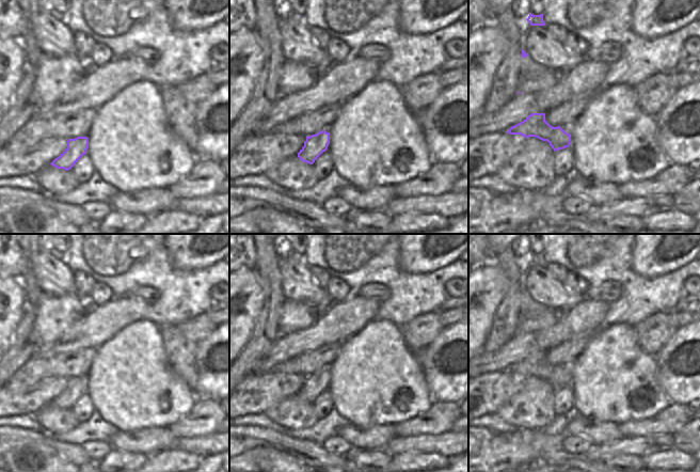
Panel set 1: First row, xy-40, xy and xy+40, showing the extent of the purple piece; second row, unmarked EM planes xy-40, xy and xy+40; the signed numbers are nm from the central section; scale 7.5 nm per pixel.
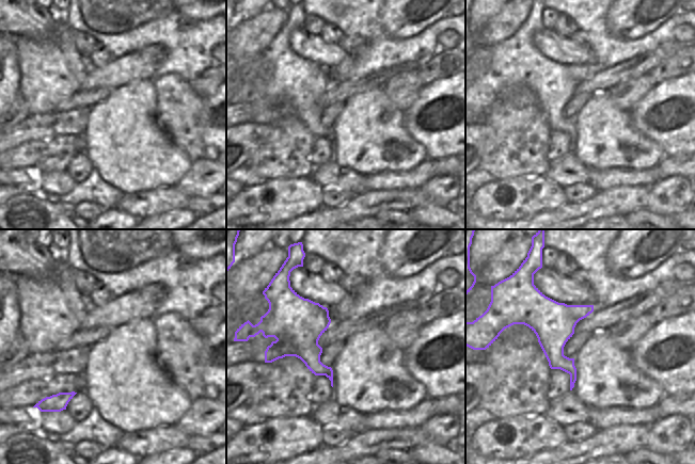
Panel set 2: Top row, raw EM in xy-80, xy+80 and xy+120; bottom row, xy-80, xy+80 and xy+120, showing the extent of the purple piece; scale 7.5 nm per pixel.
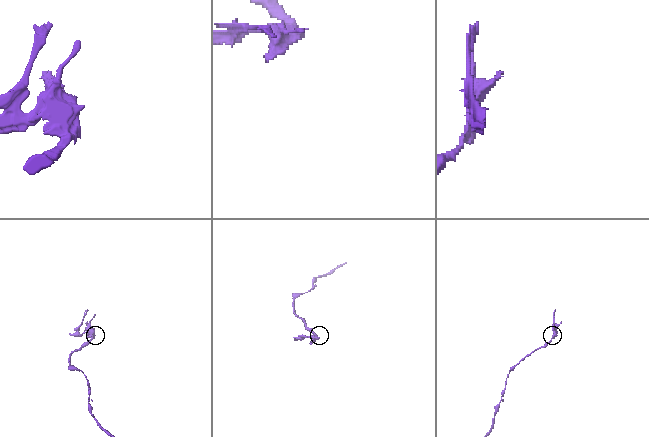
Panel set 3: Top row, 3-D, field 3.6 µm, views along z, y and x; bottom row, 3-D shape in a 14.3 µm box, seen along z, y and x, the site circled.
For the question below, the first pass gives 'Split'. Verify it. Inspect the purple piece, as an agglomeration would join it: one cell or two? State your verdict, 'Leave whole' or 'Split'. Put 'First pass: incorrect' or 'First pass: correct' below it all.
Split
First pass: correct

